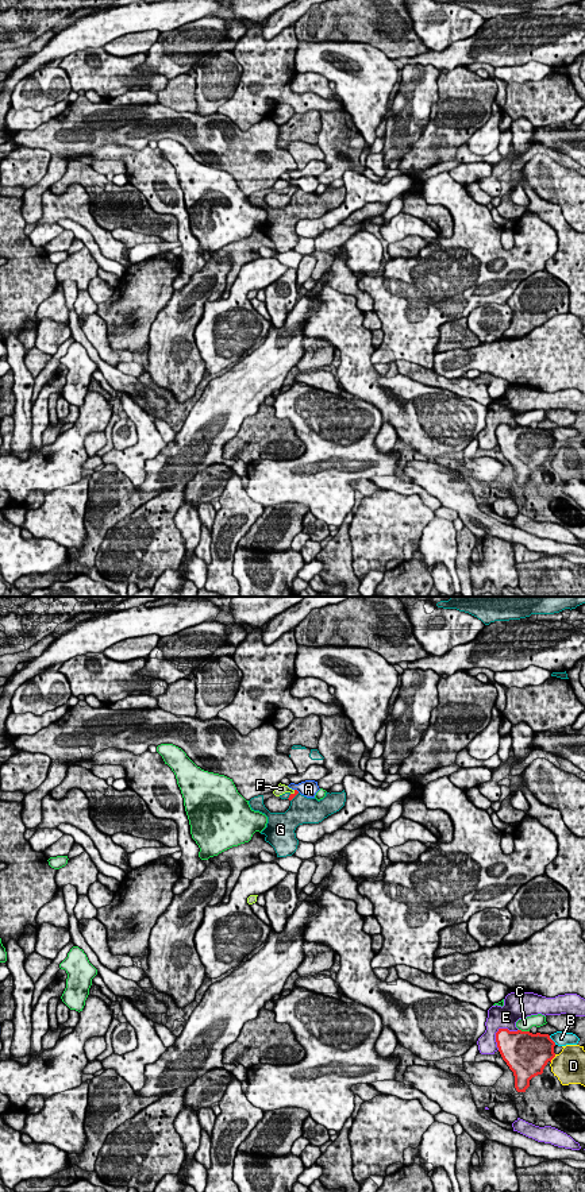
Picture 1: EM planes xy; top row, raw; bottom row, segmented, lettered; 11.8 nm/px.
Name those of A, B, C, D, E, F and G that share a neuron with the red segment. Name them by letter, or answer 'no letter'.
F

